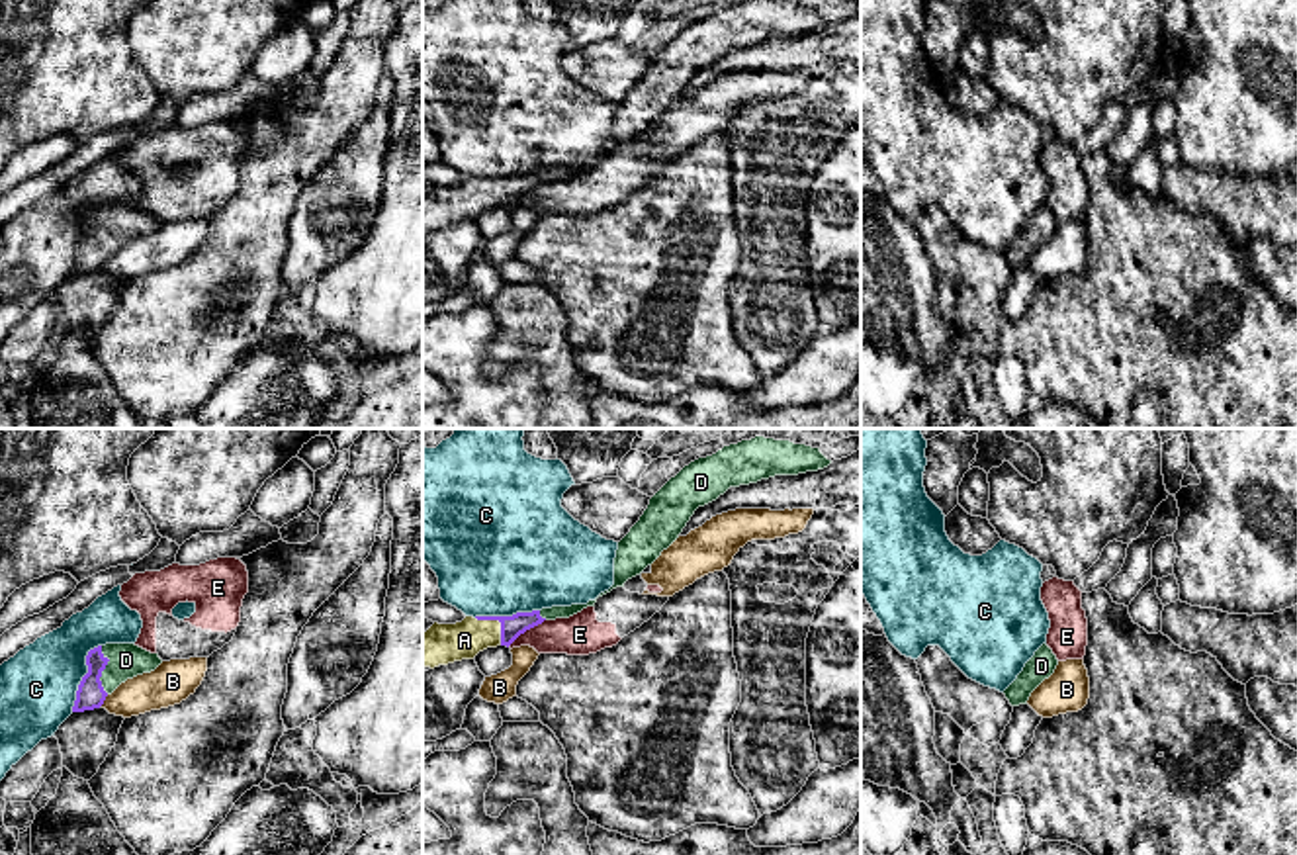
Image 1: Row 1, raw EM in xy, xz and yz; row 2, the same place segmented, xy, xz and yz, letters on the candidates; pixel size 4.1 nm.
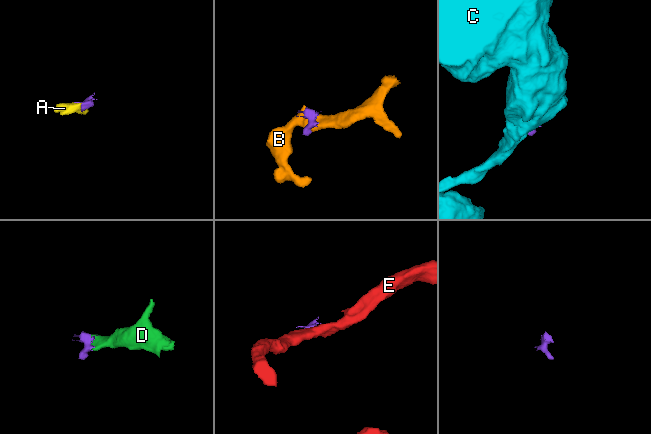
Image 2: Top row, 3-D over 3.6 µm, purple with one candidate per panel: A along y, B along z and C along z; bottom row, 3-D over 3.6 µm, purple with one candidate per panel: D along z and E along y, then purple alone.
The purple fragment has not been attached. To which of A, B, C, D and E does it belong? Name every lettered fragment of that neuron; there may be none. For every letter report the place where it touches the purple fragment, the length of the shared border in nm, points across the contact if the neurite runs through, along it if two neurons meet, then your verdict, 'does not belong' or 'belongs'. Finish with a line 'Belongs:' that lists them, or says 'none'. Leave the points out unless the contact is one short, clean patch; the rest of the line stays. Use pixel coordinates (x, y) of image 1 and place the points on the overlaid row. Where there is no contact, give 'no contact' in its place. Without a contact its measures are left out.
A: xz (499, 621) | 160 nm | belongs
B: xy (104, 699) | 60 nm | along xy (108, 695), (100, 705) | does not belong
C: xy (85, 675) | 300 nm | does not belong
D: xy (104, 668) | 200 nm | across xy (90, 695), (104, 668), (126, 660) | belongs
E: xz (525, 630) | 200 nm | along xz (544, 619), (507, 646) | does not belong
Belongs: A, D

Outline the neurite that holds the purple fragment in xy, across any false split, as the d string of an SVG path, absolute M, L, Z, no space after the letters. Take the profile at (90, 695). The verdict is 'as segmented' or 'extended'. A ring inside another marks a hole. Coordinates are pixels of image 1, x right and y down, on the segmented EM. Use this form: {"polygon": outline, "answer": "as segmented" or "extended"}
{"polygon": "M106 644L88 652L86 665L88 673L82 677L72 712L84 712L100 708L108 695L112 695L121 683L143 673L155 671L162 659L158 653L151 653L135 644Z", "answer": "extended"}

